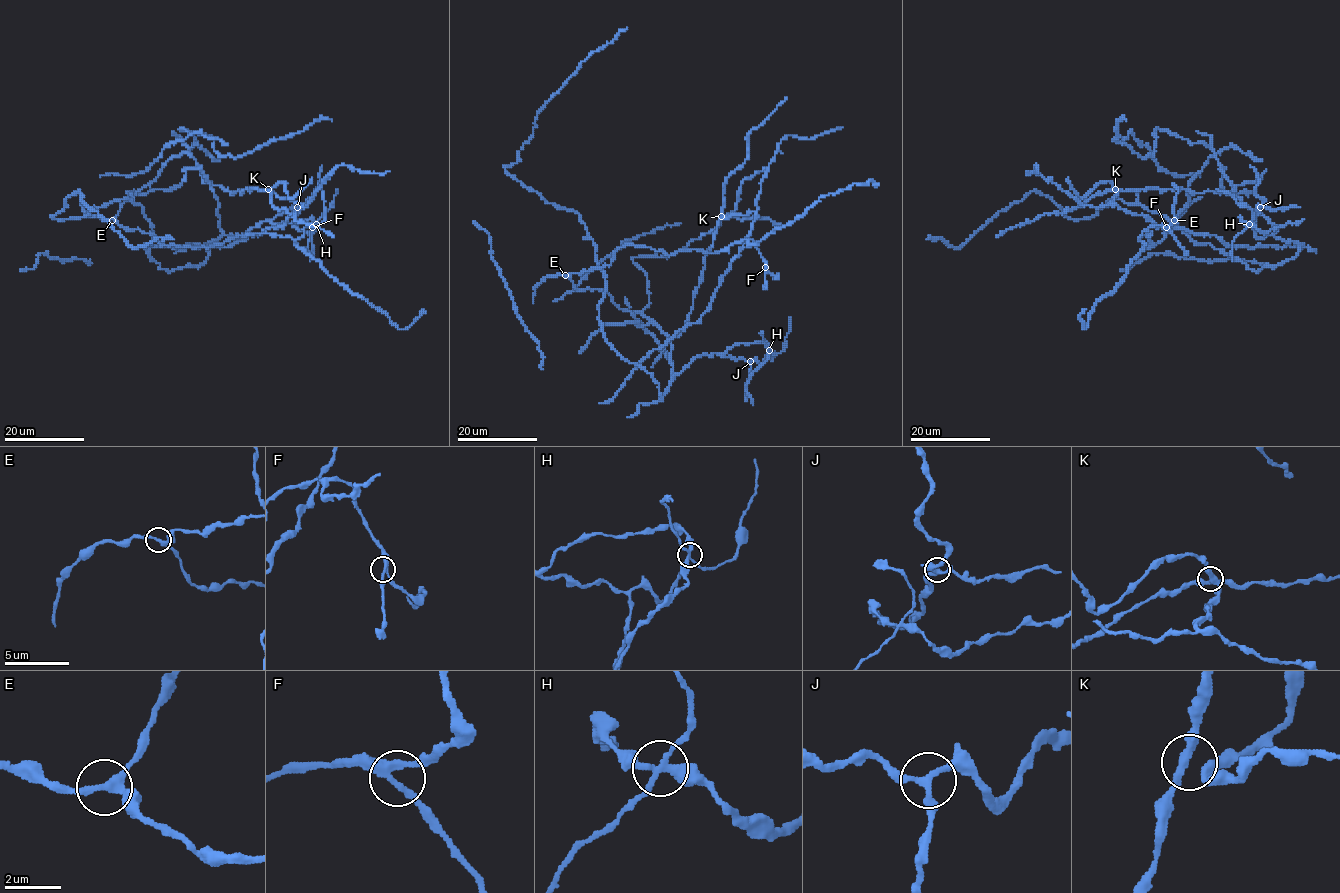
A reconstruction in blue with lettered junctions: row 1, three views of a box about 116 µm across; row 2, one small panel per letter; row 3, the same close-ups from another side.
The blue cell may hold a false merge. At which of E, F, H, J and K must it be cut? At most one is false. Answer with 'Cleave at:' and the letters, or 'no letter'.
Cleave at: H

